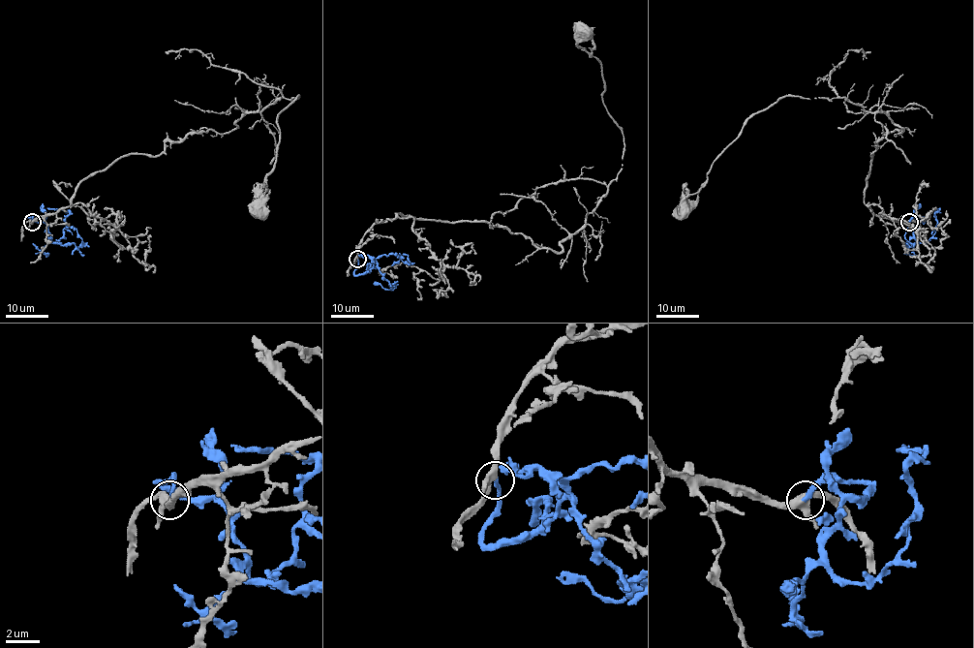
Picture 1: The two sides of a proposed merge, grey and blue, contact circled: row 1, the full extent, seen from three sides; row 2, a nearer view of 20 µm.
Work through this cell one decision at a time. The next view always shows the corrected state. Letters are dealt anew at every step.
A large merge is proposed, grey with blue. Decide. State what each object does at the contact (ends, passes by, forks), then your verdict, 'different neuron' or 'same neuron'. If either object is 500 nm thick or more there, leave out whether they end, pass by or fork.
grey forks | blue ends | same neuron

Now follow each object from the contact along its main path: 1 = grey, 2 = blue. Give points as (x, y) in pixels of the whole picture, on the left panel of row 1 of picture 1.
1: (31, 222), (121, 157), (227, 134), (299, 96), (278, 115), (257, 208)
2: (31, 222), (32, 217), (43, 222), (54, 243), (59, 239), (69, 213), (47, 207)

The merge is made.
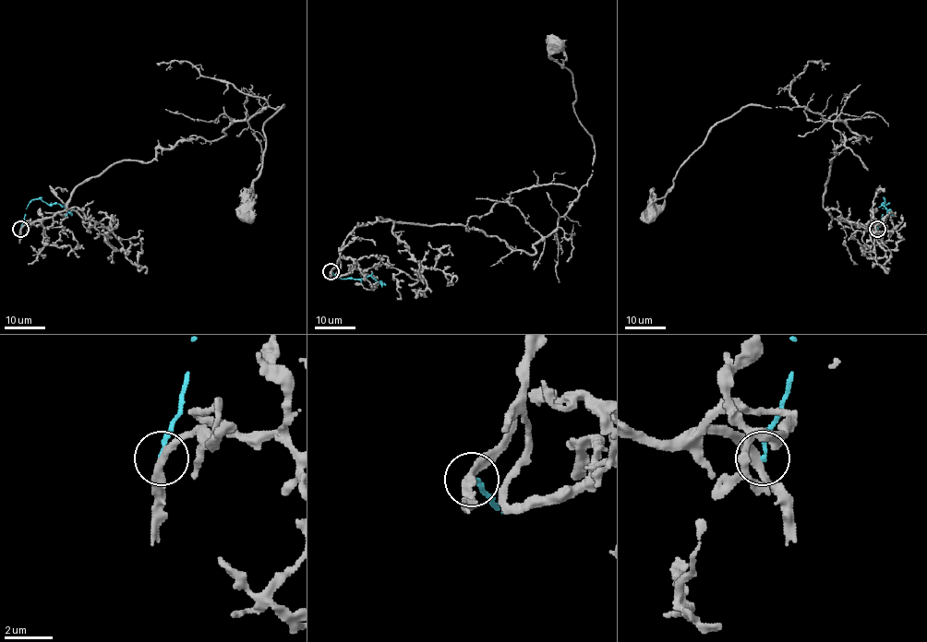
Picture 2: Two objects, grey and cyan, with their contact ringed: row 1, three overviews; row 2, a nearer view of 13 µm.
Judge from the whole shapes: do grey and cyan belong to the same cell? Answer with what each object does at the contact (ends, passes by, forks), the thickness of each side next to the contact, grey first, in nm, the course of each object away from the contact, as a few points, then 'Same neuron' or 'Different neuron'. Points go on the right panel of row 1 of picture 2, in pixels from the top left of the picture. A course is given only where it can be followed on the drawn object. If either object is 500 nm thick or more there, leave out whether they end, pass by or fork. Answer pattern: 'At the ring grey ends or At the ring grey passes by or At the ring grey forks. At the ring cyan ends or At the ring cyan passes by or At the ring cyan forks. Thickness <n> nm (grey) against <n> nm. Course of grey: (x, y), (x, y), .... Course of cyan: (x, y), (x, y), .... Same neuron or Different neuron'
At the ring grey passes by. At the ring cyan ends. Thickness 320 nm (grey) against 160 nm. Course of grey: (877, 229), (838, 221), (823, 207), (834, 148), (860, 136), (803, 106), (742, 106), (716, 124), (649, 212). Course of cyan: (877, 229), (884, 199), (883, 204), (888, 211), (890, 209). Different neuron

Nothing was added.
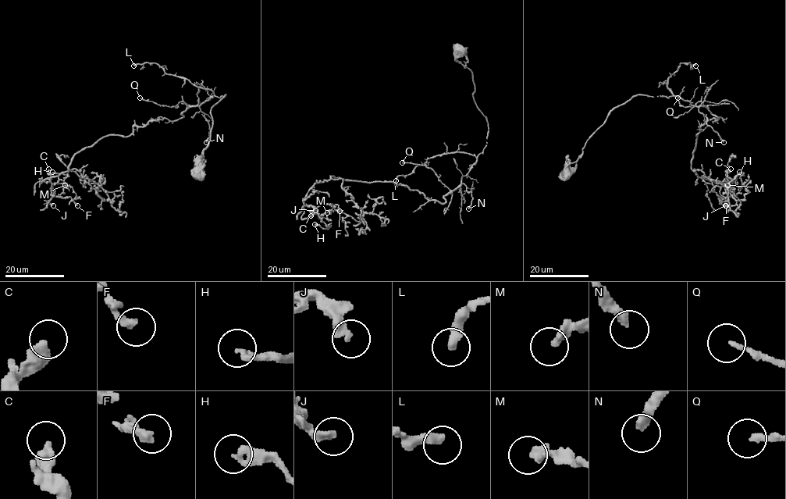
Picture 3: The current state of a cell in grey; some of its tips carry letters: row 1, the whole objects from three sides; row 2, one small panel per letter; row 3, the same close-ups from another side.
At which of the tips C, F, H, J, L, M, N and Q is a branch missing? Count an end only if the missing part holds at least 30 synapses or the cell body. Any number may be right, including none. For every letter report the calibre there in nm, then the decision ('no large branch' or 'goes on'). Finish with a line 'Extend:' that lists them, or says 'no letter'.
C: calibre 420 nm; no large branch
F: calibre 320 nm; no large branch
H: calibre 320 nm; no large branch
J: calibre 280 nm; no large branch
L: calibre 400 nm; goes on
M: calibre 340 nm; no large branch
N: calibre 360 nm; goes on
Q: calibre 180 nm; goes on
Extend: L, N, Q

